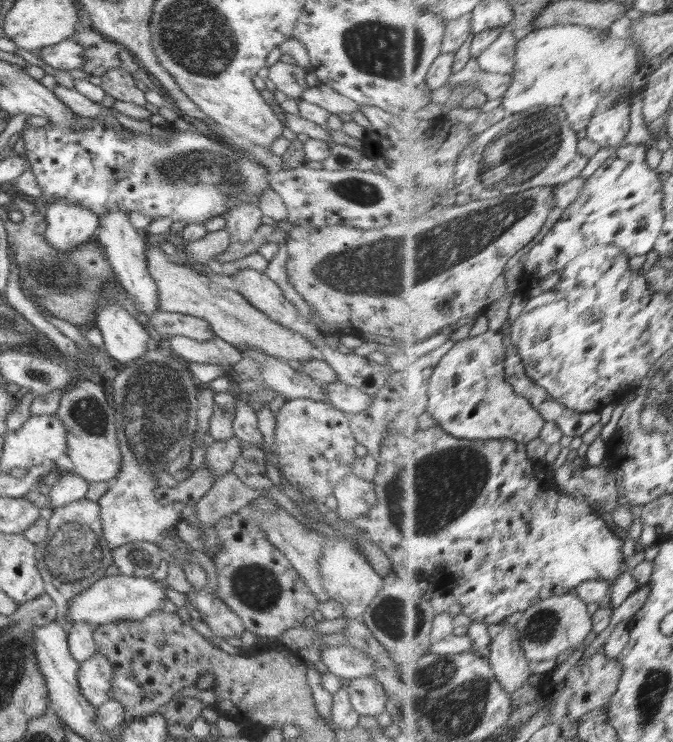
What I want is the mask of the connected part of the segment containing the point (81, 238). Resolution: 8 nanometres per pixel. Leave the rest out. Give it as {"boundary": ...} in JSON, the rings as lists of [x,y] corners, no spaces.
{"boundary":[[[71,203],[48,206],[43,213],[47,223],[44,239],[62,254],[90,242],[99,228],[99,218],[93,212]]]}

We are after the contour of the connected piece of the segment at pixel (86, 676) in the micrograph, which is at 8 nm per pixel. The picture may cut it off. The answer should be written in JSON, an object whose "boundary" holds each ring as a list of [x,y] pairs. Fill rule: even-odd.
{"boundary":[[[95,652],[93,656],[79,665],[77,684],[80,695],[94,708],[105,704],[113,678],[113,671],[101,654]]]}

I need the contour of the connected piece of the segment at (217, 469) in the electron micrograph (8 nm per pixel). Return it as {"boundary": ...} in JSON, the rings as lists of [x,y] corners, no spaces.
{"boundary":[[[234,437],[226,441],[216,441],[212,446],[205,447],[205,462],[212,476],[220,477],[231,472],[234,461],[240,457],[240,440]]]}

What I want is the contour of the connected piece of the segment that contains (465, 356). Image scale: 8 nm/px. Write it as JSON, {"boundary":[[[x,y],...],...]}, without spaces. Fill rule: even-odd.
{"boundary":[[[492,330],[477,336],[468,336],[456,342],[455,346],[439,362],[430,364],[429,379],[424,380],[426,383],[423,387],[422,412],[426,421],[440,424],[450,434],[469,440],[513,438],[527,444],[534,438],[541,437],[547,420],[528,397],[518,394],[514,390],[514,385],[509,383],[508,376],[506,376],[504,338],[501,331]]]}

